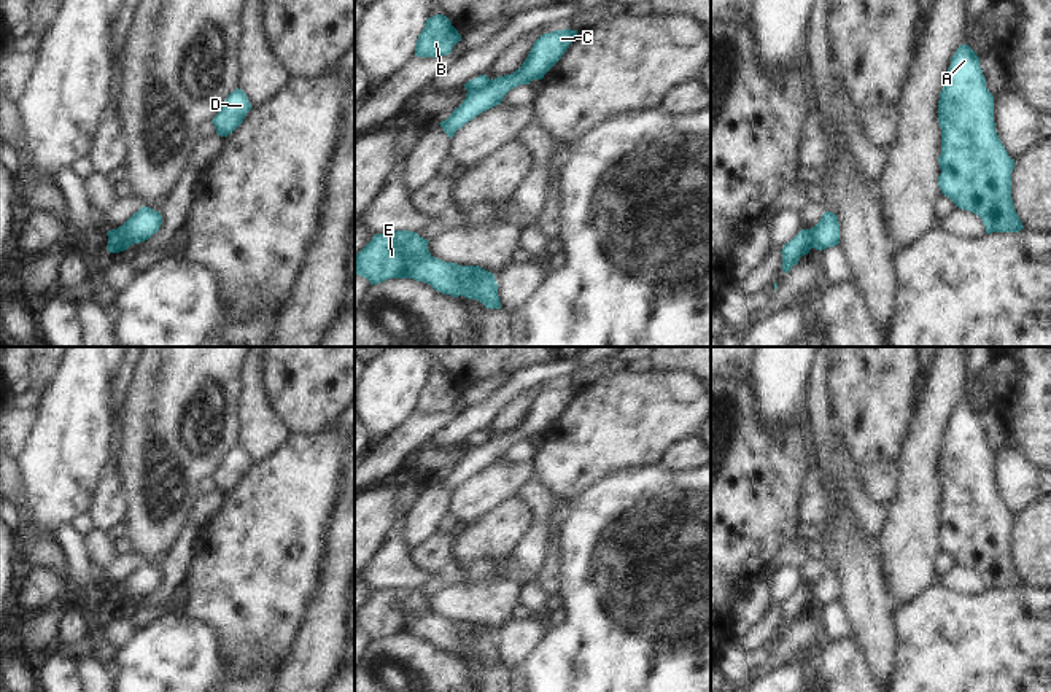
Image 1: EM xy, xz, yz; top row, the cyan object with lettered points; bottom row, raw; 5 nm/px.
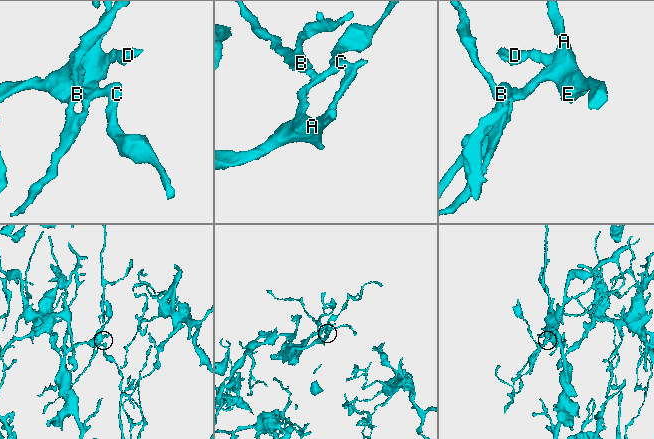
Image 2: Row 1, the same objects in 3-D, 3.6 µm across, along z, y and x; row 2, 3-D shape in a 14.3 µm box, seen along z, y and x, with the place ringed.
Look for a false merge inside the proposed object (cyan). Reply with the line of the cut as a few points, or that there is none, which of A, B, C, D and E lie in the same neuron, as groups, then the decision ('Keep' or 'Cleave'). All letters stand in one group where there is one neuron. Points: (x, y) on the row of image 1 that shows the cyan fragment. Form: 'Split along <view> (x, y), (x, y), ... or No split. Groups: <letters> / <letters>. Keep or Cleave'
Split along xy (113, 229), (123, 236), (121, 250). Groups: A C D E / B. Cleave.

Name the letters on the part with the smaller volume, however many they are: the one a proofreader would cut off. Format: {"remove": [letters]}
{"remove": ["B"]}

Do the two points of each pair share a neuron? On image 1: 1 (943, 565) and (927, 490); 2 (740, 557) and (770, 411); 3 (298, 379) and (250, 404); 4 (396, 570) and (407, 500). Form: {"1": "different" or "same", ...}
{"1": "different", "2": "different", "3": "different", "4": "same"}

